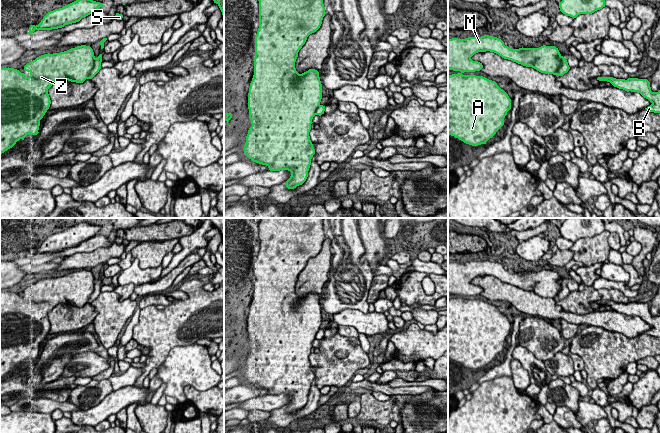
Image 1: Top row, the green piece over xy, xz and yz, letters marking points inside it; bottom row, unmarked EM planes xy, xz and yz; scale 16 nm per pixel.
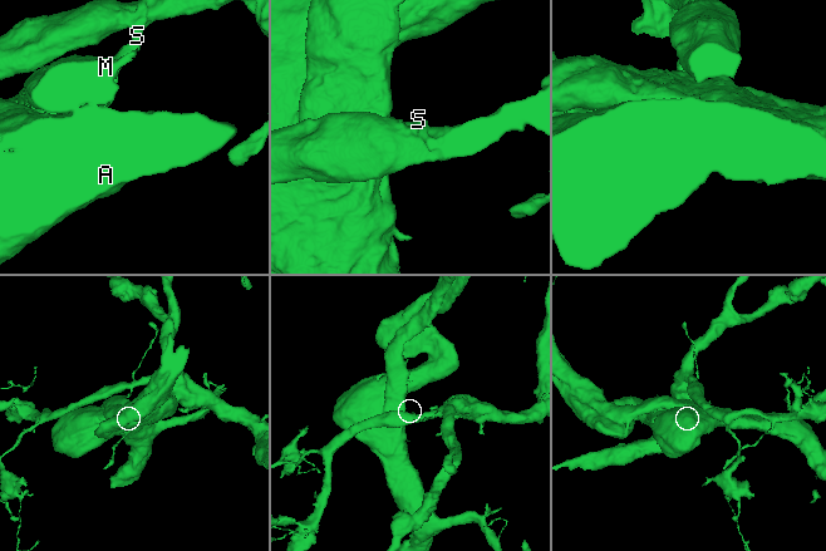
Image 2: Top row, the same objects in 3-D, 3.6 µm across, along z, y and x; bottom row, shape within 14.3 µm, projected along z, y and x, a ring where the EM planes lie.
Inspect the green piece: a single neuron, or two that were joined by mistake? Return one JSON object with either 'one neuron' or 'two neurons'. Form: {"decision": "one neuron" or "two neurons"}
{"decision": "one neuron"}

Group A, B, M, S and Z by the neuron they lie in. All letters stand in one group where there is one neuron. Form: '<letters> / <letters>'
A B M S Z

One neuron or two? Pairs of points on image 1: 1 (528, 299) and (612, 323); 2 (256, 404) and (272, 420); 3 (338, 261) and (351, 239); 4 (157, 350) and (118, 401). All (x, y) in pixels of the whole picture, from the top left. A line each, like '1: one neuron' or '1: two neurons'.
1: one neuron
2: two neurons
3: one neuron
4: two neurons

